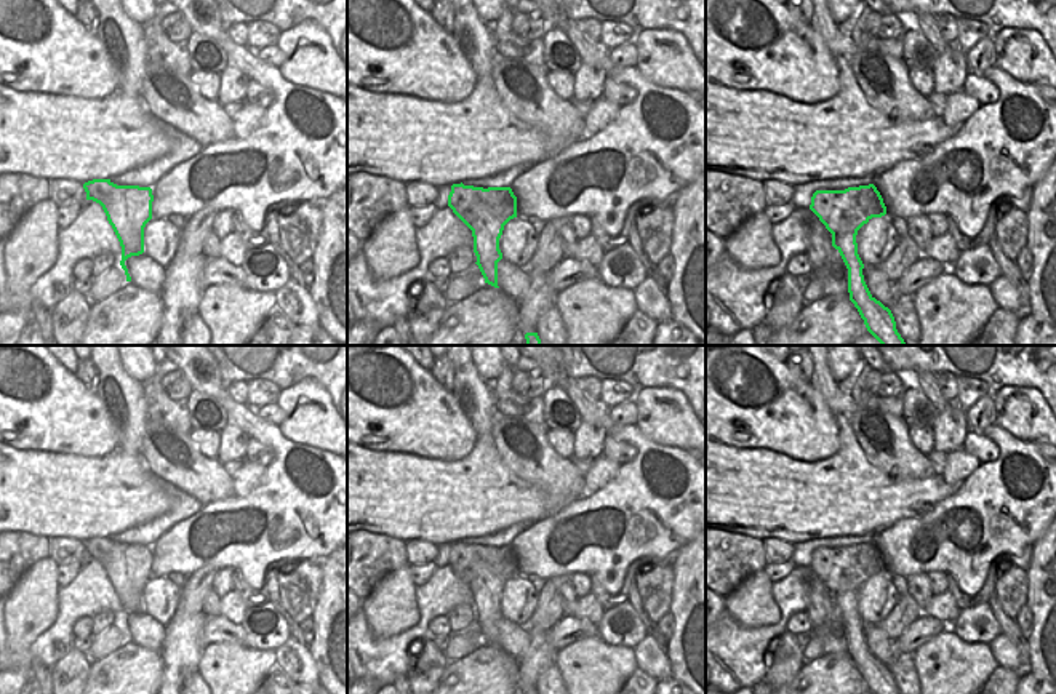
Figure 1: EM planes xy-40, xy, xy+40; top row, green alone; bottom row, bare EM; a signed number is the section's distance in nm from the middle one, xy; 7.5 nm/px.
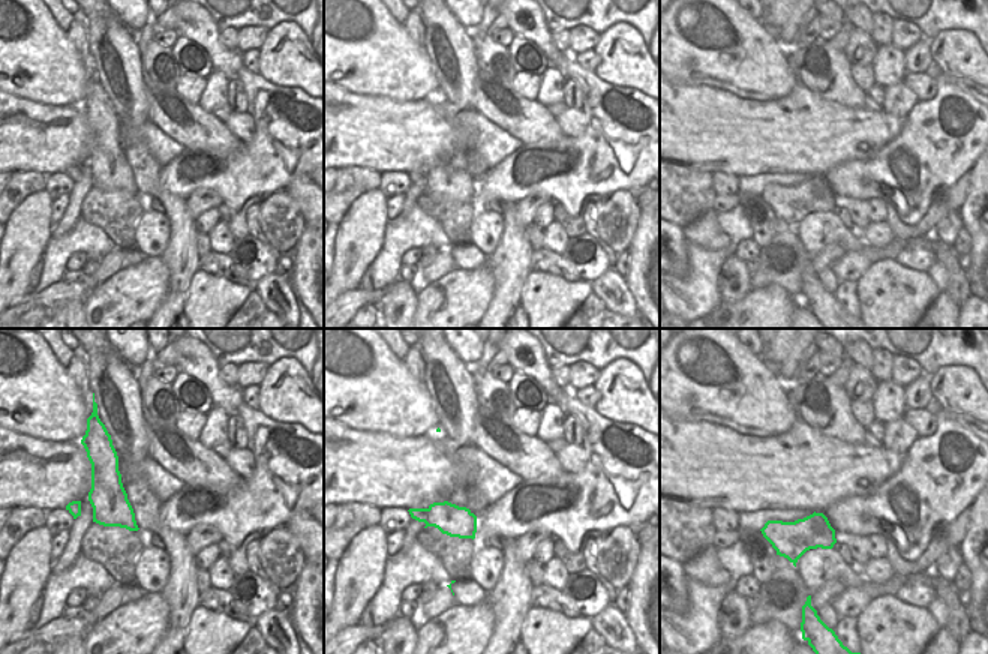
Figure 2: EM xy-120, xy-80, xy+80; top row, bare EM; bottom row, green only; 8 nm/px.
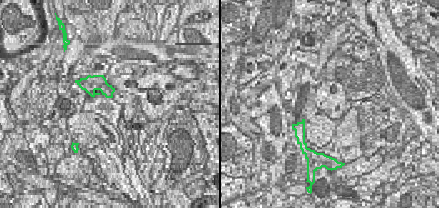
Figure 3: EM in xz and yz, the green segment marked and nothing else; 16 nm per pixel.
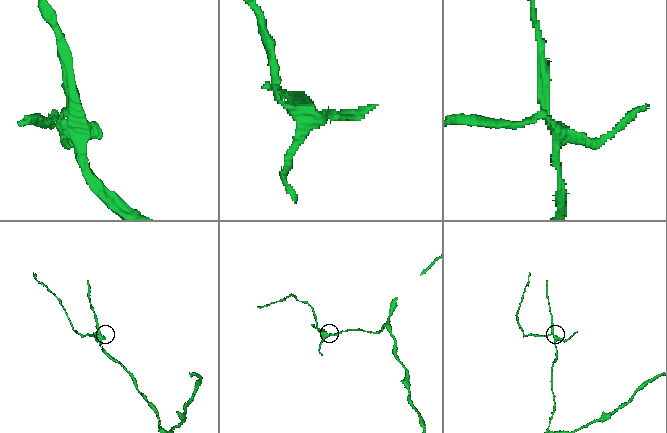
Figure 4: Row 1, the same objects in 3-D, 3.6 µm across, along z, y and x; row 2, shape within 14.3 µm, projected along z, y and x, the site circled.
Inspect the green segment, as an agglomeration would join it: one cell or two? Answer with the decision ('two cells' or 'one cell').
two cells

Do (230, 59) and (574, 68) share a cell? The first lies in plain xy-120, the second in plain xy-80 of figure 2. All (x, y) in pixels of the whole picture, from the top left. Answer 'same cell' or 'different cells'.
different cells

